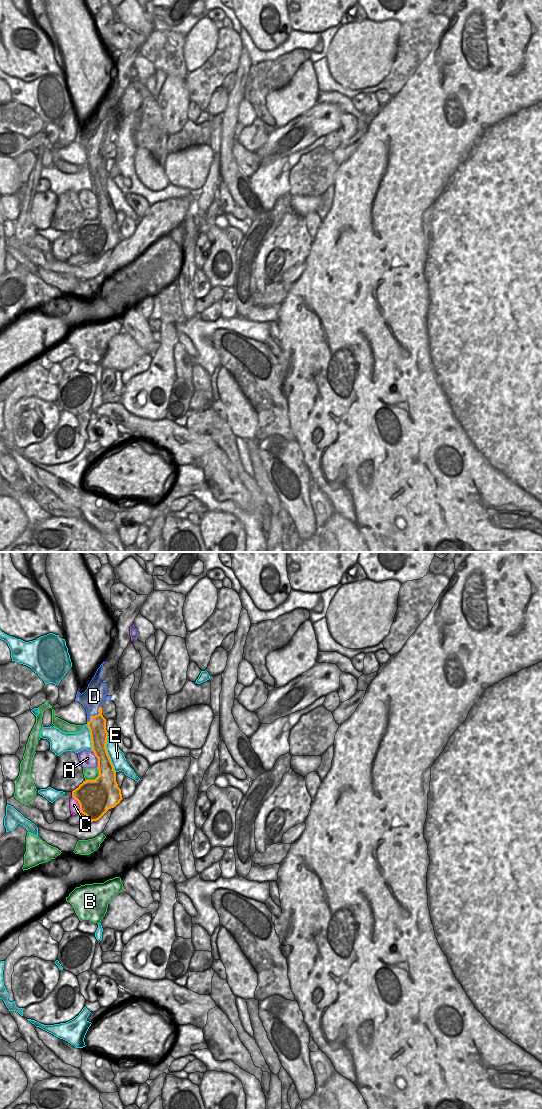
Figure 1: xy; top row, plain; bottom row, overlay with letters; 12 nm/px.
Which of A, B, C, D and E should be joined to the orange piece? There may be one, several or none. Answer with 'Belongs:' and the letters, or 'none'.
Belongs: none

